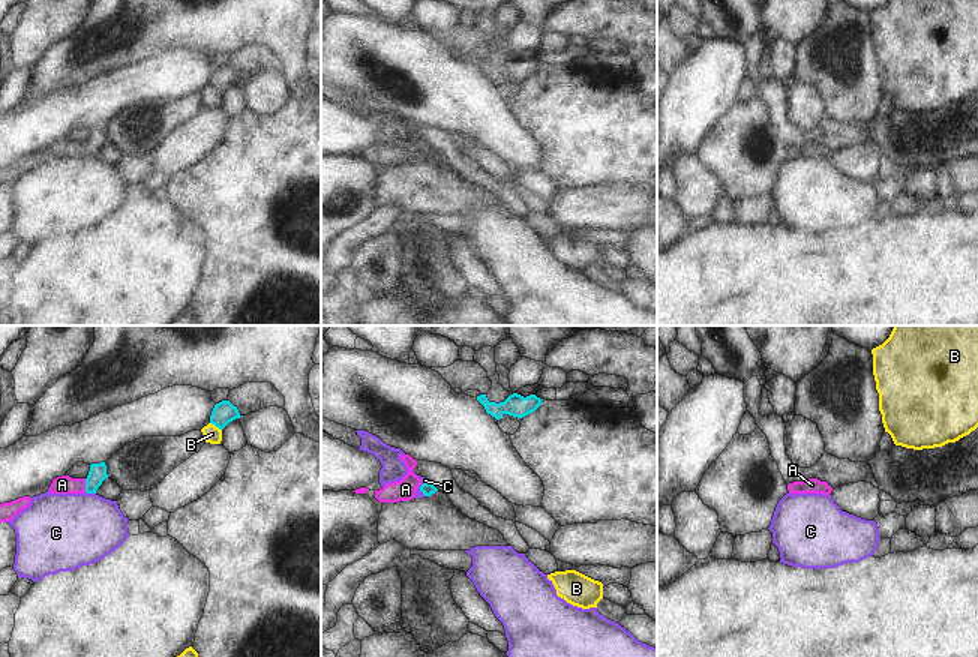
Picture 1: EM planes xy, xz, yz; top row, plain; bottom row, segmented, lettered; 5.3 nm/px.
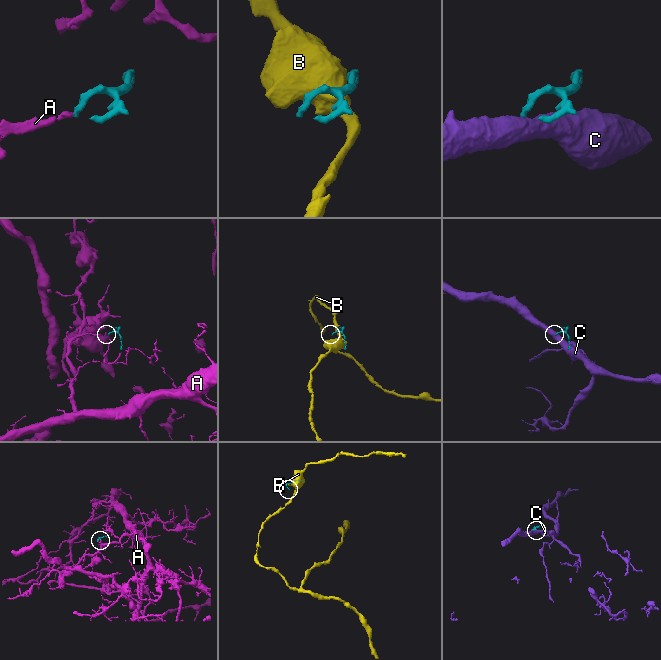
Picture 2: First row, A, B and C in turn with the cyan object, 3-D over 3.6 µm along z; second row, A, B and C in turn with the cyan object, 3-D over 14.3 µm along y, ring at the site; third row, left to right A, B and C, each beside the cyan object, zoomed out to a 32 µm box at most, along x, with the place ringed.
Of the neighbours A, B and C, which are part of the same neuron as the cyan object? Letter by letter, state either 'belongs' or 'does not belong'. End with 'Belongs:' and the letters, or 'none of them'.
A: belongs
B: does not belong
C: does not belong
Belongs: A

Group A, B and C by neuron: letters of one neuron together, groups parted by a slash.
A / B / C

